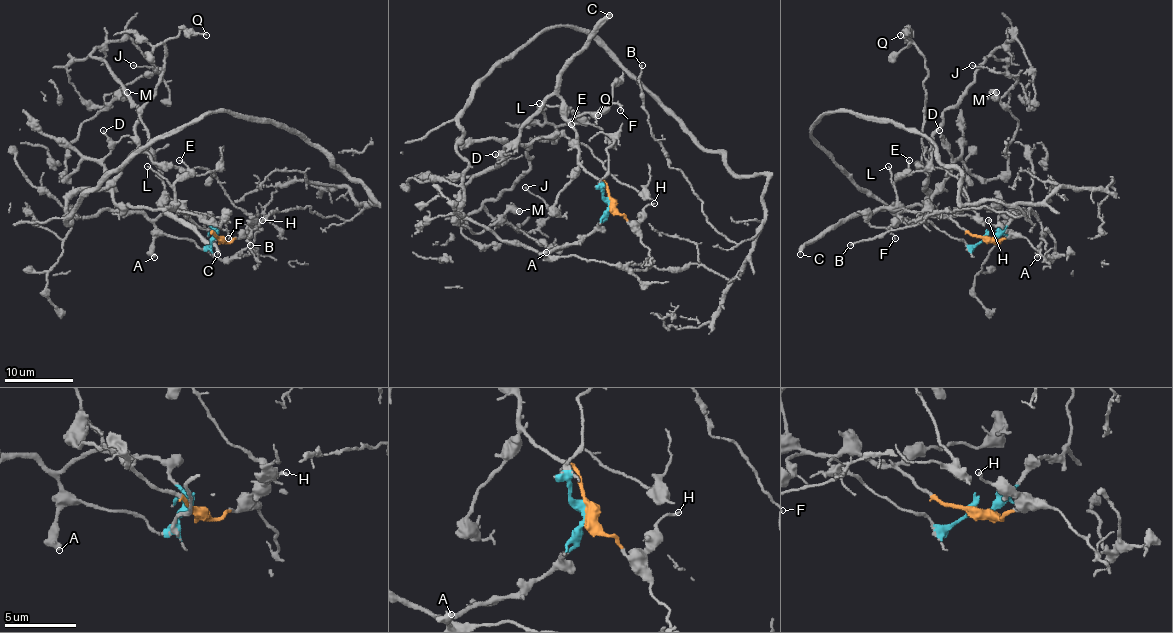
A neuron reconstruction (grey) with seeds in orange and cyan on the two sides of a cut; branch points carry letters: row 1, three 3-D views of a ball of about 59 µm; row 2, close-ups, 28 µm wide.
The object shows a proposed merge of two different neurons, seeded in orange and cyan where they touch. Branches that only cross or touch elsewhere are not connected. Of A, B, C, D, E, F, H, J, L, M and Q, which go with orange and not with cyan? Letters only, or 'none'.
C, D, E, F, H, J, L, M

